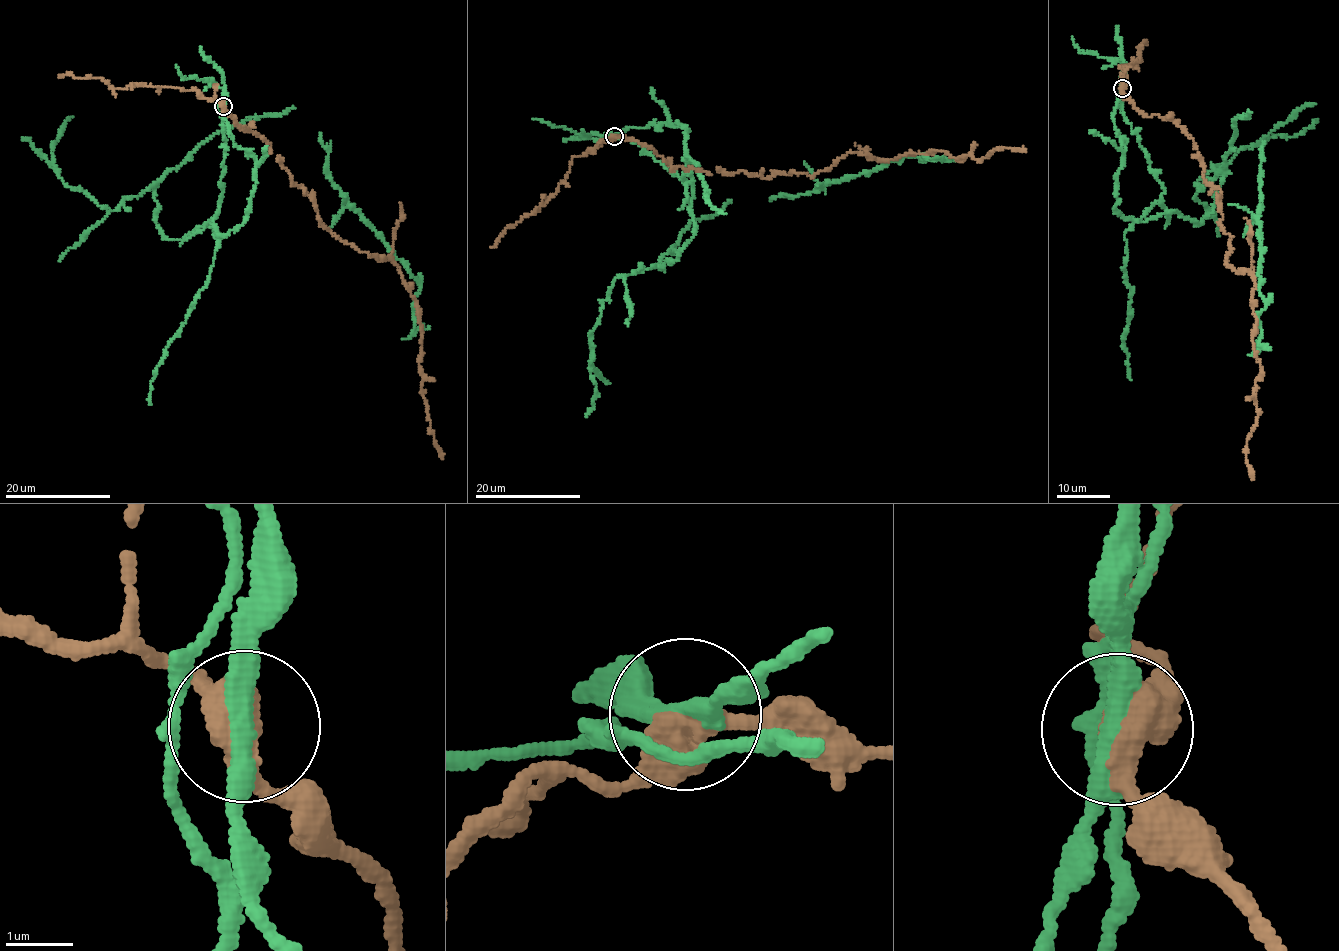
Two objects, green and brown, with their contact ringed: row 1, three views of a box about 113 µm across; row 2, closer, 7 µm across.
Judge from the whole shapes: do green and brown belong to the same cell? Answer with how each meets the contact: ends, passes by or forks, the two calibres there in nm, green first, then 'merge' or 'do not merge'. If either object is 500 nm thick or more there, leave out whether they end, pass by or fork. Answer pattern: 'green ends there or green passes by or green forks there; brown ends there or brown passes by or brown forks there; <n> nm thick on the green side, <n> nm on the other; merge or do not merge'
320 nm thick on the green side, 500 nm on the other; do not merge

